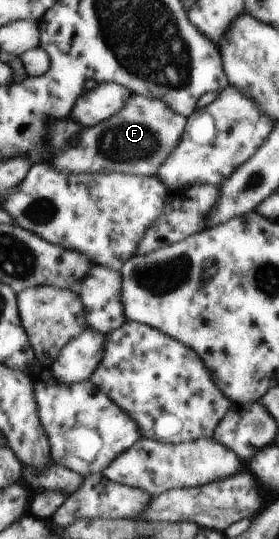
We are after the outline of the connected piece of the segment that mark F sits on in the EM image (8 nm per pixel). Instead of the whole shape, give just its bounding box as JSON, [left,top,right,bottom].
[49,93,187,177]

